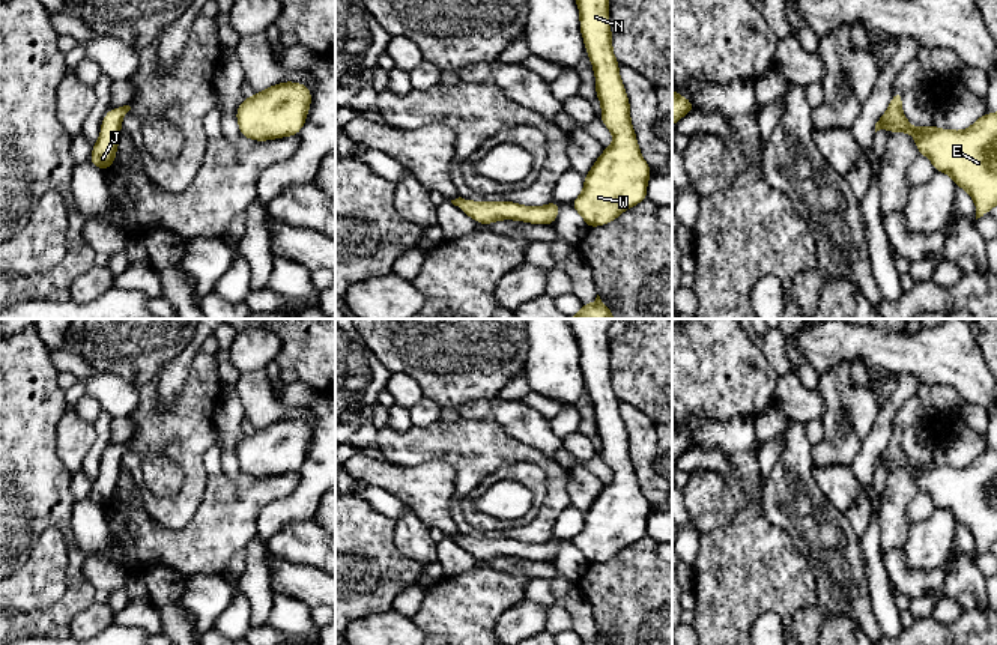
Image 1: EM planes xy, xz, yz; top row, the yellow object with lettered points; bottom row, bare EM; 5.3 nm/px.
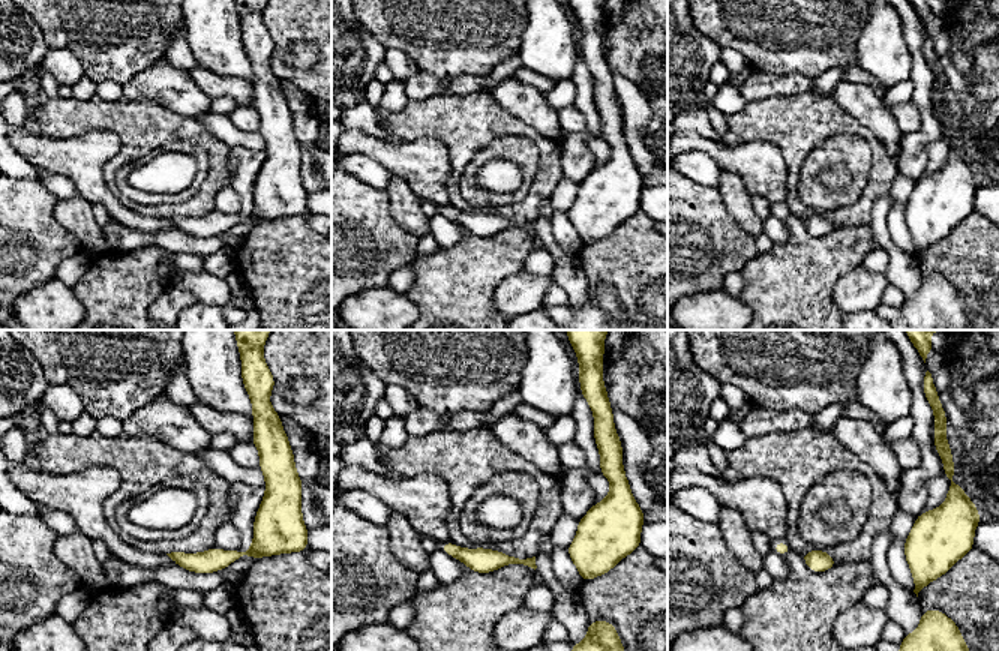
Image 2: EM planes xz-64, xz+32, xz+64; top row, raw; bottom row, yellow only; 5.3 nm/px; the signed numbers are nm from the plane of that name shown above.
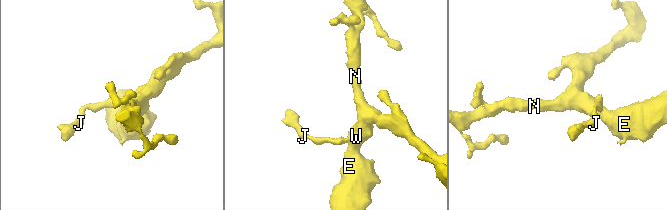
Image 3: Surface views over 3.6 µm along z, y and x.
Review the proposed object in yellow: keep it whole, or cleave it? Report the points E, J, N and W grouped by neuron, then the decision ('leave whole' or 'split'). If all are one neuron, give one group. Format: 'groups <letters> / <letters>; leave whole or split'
groups E J N W; leave whole

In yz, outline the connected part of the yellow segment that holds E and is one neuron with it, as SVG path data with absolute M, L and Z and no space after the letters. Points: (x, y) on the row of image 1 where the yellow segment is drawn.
M895 90L875 132L907 132L916 138L919 155L926 155L935 171L952 176L976 203L976 220L997 204L997 113L986 113L965 131L938 129L932 123L914 128L902 114L902 92Z

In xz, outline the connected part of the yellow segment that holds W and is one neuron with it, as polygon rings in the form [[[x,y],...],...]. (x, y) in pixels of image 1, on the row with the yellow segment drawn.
[[[576,0],[580,14],[580,32],[586,53],[595,74],[595,92],[602,102],[600,120],[614,135],[612,146],[605,149],[595,164],[585,176],[582,194],[570,204],[585,220],[588,229],[605,226],[615,221],[620,213],[632,206],[647,200],[647,182],[651,176],[651,167],[641,155],[638,140],[630,122],[629,96],[624,90],[614,51],[612,32],[609,27],[609,2],[608,0]]]

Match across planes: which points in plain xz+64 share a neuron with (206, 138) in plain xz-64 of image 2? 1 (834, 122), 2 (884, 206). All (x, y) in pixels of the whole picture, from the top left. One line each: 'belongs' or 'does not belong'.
1: belongs
2: does not belong

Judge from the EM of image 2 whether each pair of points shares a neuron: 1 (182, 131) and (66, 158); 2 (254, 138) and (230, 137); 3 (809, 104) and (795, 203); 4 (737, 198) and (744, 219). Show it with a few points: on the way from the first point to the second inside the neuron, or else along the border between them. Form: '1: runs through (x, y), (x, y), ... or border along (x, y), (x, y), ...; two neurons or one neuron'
1: border along (95, 128), (120, 143), (104, 177); two neurons
2: runs through (248, 138), (236, 137); one neuron
3: runs through (797, 128), (792, 179); one neuron
4: runs through (738, 203), (744, 215); one neuron

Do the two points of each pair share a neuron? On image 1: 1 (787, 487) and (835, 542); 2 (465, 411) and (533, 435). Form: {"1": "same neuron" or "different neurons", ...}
{"1": "same neuron", "2": "same neuron"}

